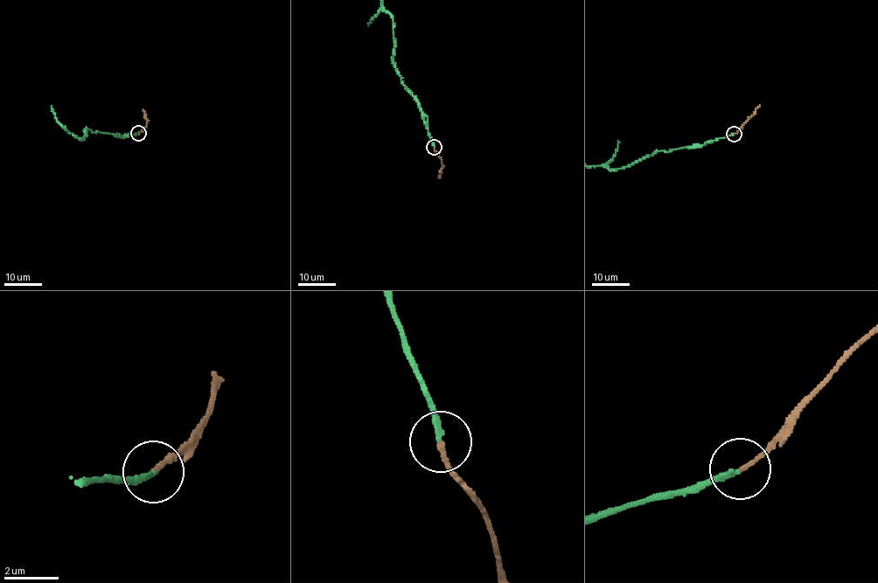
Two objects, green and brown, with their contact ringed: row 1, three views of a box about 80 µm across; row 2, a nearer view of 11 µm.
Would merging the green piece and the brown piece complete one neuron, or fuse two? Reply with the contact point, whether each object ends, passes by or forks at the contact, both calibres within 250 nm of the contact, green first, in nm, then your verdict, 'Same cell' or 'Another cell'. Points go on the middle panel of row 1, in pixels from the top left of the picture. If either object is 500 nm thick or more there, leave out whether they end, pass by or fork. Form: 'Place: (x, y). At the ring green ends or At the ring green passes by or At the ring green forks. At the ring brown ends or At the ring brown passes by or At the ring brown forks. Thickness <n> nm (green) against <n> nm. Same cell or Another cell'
Place: (434, 147). At the ring green ends. At the ring brown ends. Thickness 180 nm (green) against 160 nm. Same cell

